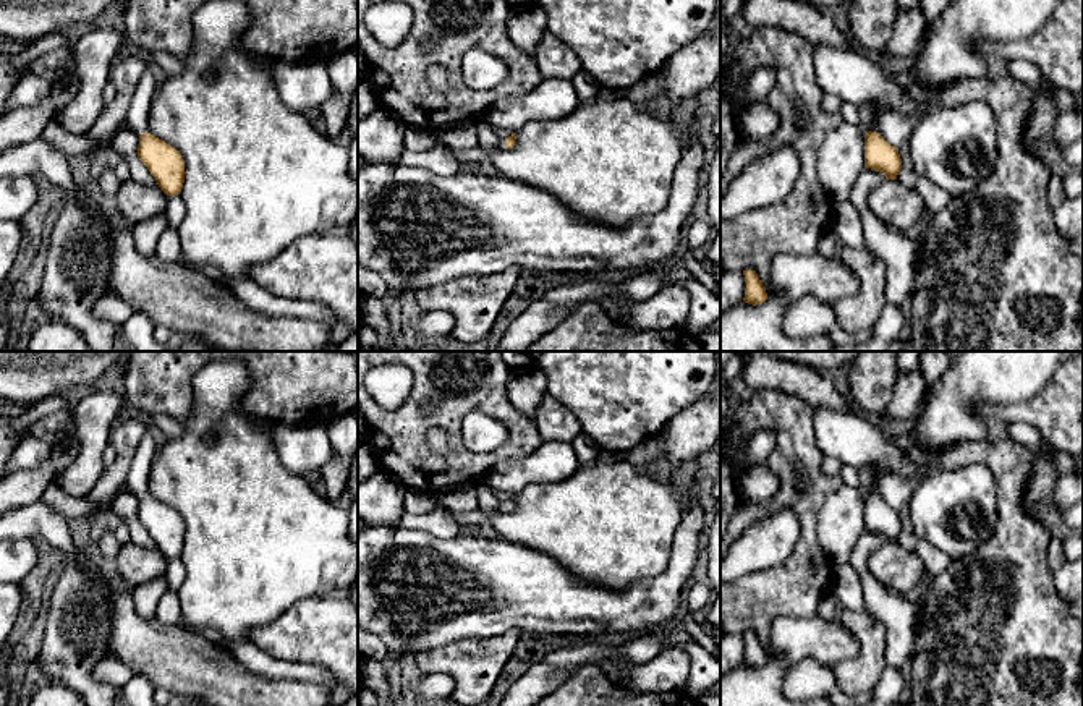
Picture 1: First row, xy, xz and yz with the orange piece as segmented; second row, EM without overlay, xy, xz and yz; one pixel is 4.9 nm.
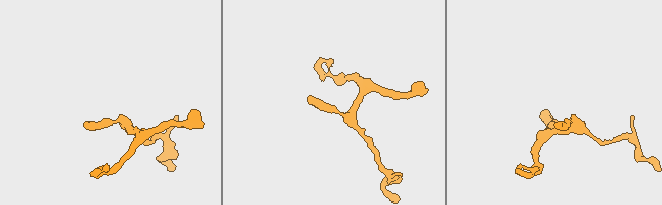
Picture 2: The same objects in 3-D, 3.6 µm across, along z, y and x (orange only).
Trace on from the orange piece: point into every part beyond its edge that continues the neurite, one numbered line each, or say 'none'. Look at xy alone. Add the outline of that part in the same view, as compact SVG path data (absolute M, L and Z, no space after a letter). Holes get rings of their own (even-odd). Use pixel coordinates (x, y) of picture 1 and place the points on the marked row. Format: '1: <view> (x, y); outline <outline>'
1: xy (138, 112); outline M149 65L138 83L126 113L128 123L139 136L147 131L149 110L157 87L155 66Z

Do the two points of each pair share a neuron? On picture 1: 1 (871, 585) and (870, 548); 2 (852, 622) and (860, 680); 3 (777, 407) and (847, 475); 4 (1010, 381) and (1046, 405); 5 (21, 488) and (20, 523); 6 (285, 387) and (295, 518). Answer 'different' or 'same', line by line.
1: same
2: same
3: different
4: different
5: different
6: different

